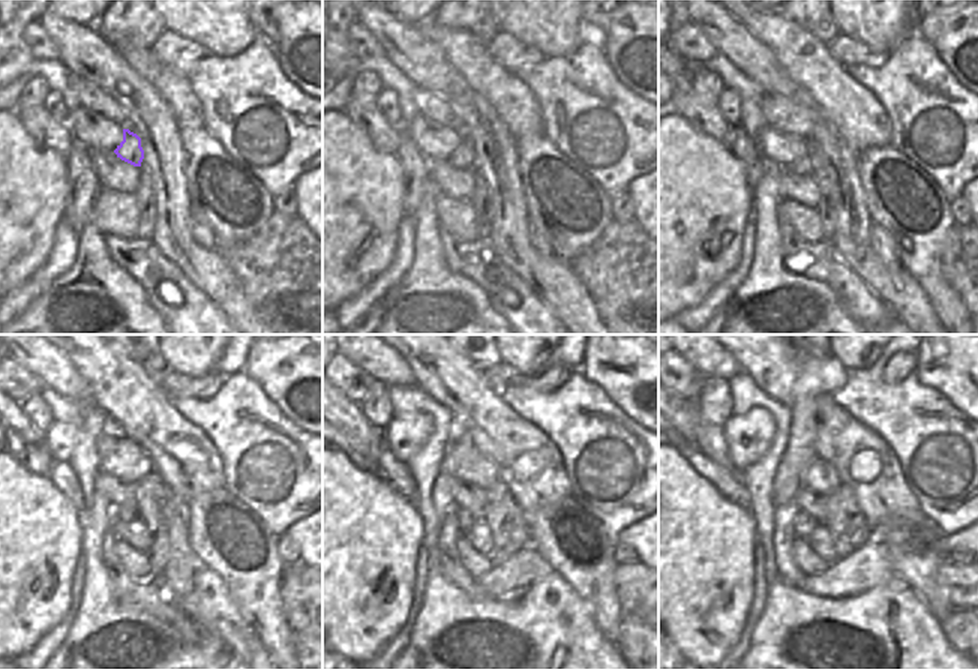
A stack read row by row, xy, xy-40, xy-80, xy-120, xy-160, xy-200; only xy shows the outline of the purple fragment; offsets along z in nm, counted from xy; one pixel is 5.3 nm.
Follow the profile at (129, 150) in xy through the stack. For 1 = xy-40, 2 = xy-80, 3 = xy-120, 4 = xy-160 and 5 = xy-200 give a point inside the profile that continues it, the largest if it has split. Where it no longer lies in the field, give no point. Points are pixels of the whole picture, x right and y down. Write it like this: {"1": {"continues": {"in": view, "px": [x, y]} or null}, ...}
{"1": {"continues": {"in": "xy-40", "px": [462, 158]}}, "2": {"continues": {"in": "xy-80", "px": [801, 167]}}, "3": {"continues": {"in": "xy-120", "px": [125, 513]}}, "4": {"continues": {"in": "xy-160", "px": [465, 519]}}, "5": {"continues": {"in": "xy-200", "px": [804, 524]}}}

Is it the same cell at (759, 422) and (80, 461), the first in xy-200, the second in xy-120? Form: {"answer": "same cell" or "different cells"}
{"answer": "different cells"}

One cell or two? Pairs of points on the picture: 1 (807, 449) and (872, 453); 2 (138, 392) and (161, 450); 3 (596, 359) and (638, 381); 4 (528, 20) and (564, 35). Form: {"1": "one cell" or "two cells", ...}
{"1": "two cells", "2": "one cell", "3": "one cell", "4": "one cell"}

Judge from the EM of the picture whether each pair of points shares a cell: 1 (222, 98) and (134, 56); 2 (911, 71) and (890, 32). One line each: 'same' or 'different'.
1: different
2: different

